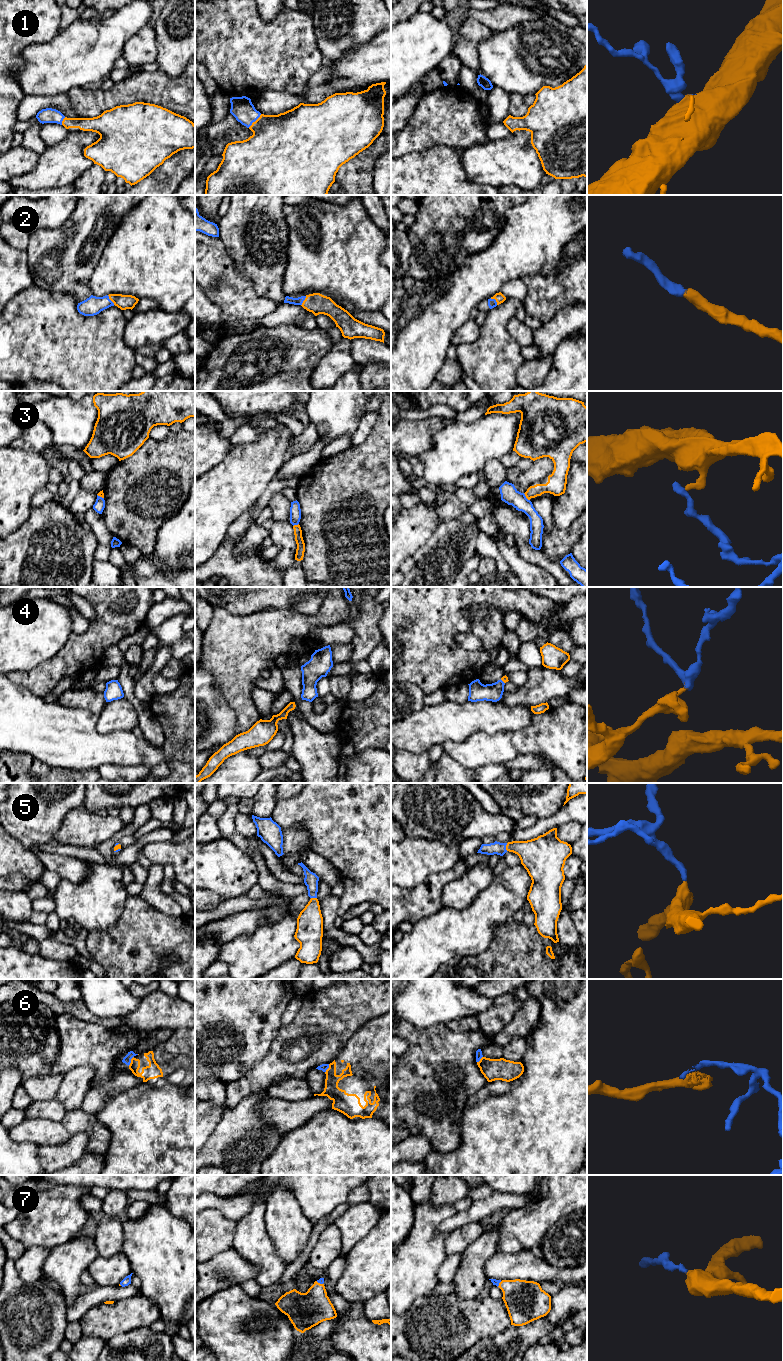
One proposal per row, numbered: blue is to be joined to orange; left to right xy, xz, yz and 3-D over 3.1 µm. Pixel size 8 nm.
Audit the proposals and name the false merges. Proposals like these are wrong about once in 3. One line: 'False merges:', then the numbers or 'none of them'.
False merges: 3, 6

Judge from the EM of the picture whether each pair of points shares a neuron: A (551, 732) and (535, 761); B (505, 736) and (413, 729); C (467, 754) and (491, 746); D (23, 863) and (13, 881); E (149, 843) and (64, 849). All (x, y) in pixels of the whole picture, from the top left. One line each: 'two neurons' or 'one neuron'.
A: two neurons
B: two neurons
C: one neuron
D: two neurons
E: one neuron

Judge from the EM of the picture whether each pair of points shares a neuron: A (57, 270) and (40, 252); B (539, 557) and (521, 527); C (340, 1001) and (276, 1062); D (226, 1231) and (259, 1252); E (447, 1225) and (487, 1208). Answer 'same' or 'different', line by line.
A: same
B: same
C: same
D: different
E: same

